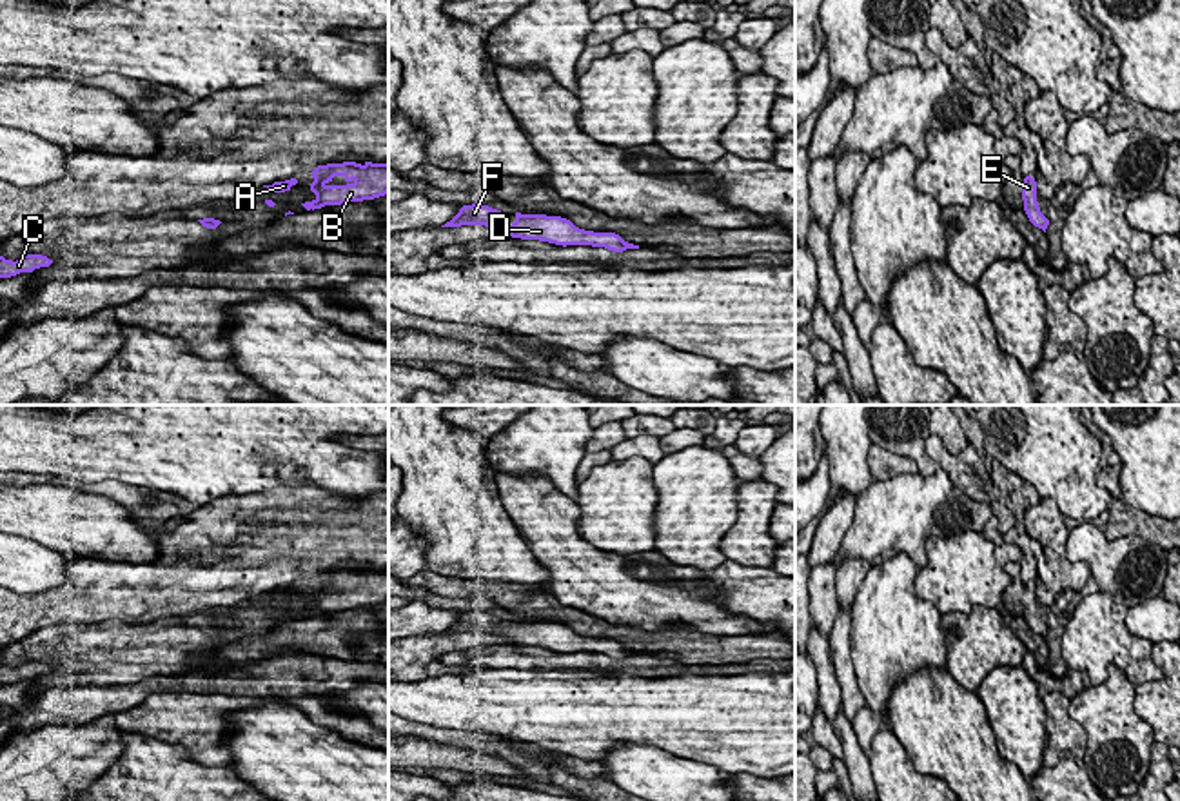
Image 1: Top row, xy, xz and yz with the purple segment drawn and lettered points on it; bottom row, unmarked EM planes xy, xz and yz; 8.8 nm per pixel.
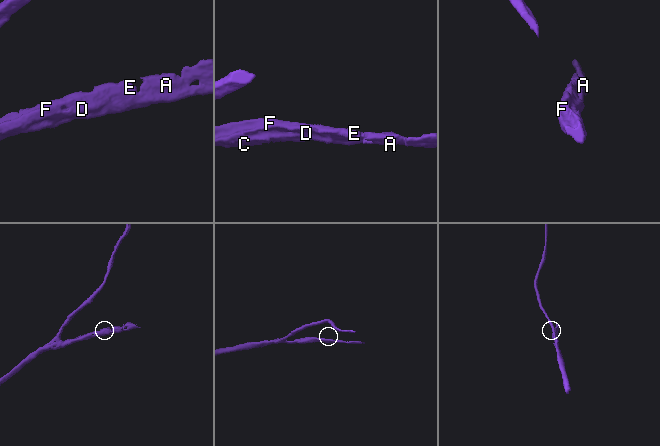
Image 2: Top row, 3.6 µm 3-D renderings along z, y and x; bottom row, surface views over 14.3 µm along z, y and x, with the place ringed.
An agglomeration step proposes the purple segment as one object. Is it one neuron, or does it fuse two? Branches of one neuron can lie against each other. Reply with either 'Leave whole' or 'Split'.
Leave whole

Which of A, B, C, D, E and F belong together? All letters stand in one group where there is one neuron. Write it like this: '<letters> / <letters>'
A B C D E F

